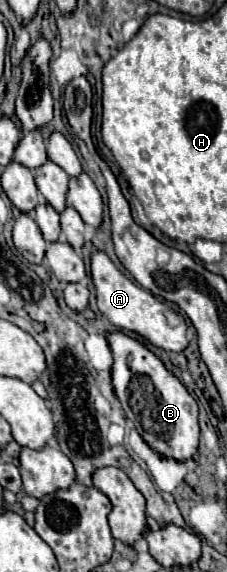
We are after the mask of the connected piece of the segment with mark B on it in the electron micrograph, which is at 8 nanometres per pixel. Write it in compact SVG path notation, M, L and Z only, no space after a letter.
M117 331L109 333L107 341L113 351L113 387L117 399L135 425L145 443L165 459L187 461L197 457L199 449L199 407L197 401L187 393L181 381L165 369L165 365L137 339Z

